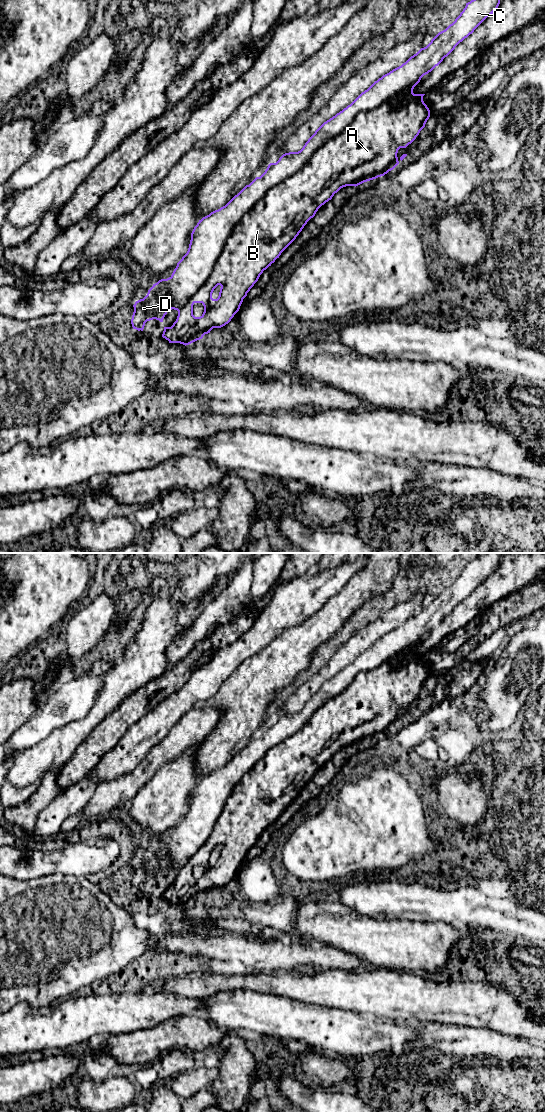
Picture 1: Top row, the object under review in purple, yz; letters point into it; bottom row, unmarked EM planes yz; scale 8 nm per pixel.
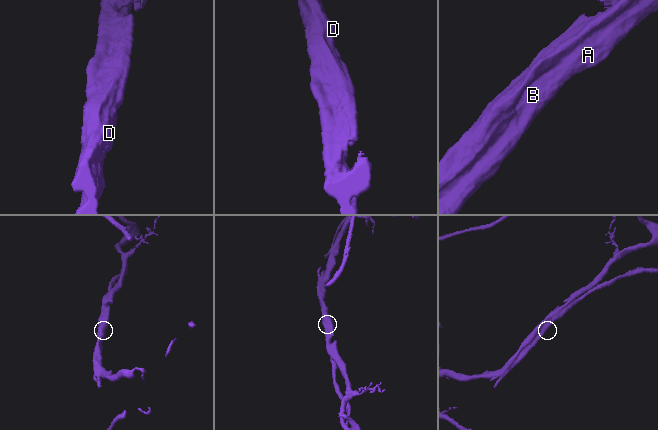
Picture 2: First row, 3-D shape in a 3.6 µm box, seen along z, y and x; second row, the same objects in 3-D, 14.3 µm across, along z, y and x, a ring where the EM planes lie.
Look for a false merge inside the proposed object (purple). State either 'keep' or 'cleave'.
cleave

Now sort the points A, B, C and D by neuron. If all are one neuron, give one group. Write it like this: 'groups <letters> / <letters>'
groups A B / C D

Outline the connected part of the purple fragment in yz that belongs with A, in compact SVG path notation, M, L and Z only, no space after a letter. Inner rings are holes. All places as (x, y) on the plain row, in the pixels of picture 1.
M420 640L375 669L359 673L342 693L318 709L309 723L298 733L272 748L262 760L258 761L253 769L246 773L236 784L233 793L228 798L223 811L212 828L210 837L191 860L178 871L177 879L173 885L164 887L162 897L168 900L169 903L180 903L186 906L202 899L213 888L221 888L228 884L239 871L243 859L258 841L263 831L271 826L296 799L322 765L331 760L334 754L343 747L356 747L364 742L384 736L393 730L399 724L398 720L402 721L407 716L407 714L403 714L398 718L398 710L406 708L416 699L430 677L430 670L423 661L425 654L413 653L414 647L419 642ZM218 845L221 846L219 856L217 859L213 859L212 853ZM195 863L202 863L204 866L204 872L200 877L193 875L193 865Z

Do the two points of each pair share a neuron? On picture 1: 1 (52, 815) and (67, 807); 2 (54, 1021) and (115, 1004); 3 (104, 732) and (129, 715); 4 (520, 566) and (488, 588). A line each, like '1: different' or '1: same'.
1: same
2: same
3: same
4: same

